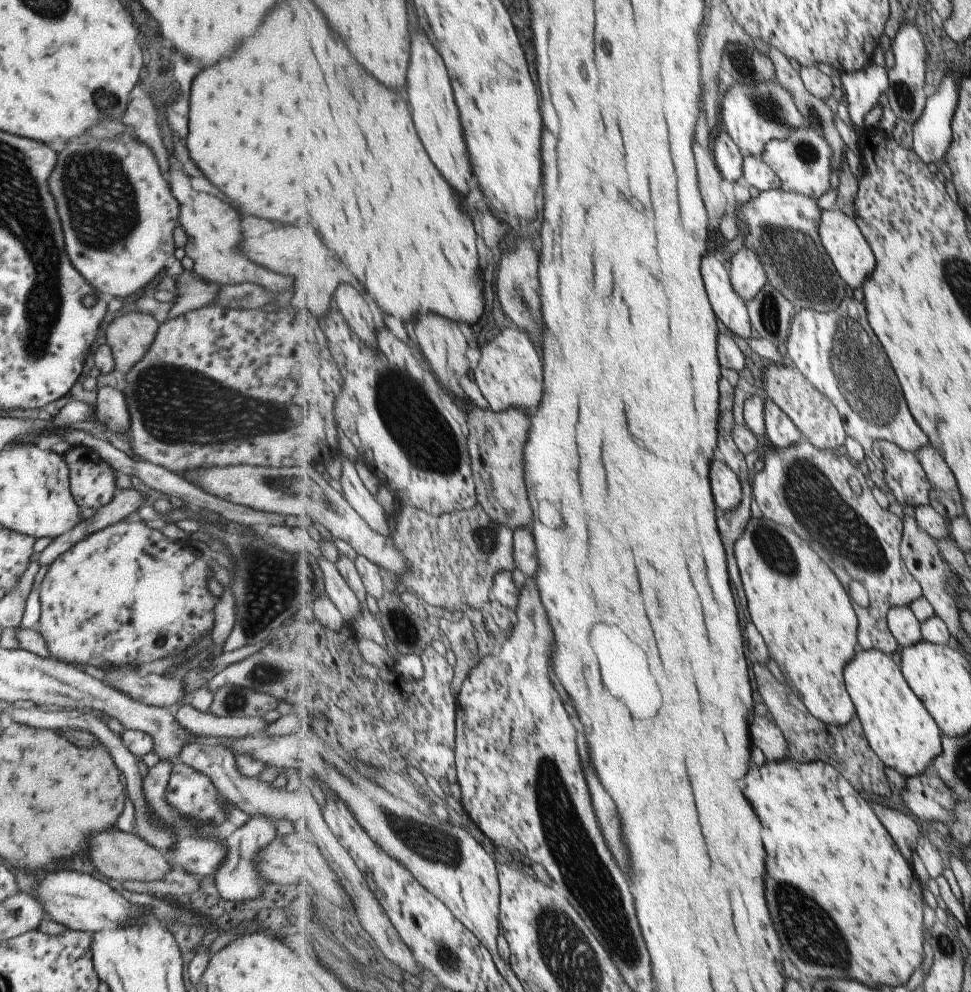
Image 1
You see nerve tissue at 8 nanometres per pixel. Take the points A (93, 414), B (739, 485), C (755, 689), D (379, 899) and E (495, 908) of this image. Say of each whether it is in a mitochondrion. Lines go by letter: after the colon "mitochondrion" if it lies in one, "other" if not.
A: other
B: other
C: other
D: other
E: other

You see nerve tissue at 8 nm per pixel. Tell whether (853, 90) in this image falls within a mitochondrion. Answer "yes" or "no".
no

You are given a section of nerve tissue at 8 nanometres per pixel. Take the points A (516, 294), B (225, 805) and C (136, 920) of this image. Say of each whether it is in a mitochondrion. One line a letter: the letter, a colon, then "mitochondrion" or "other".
A: mitochondrion
B: other
C: other

